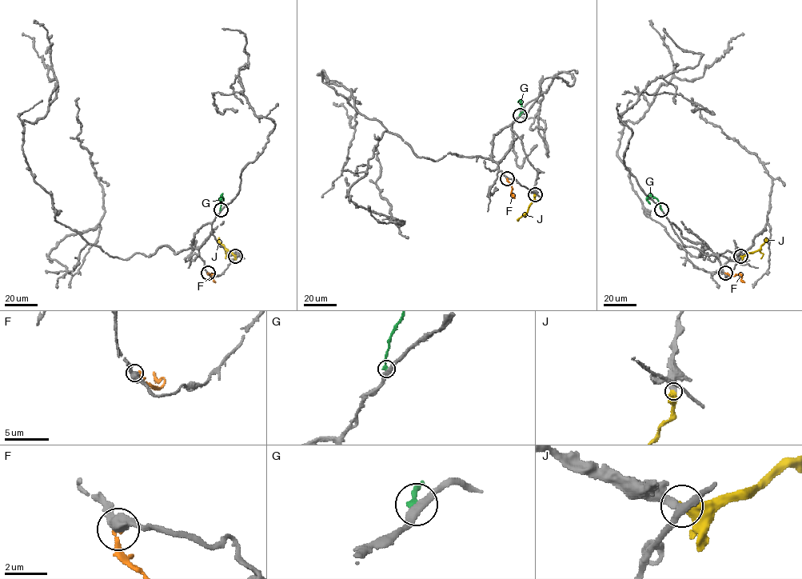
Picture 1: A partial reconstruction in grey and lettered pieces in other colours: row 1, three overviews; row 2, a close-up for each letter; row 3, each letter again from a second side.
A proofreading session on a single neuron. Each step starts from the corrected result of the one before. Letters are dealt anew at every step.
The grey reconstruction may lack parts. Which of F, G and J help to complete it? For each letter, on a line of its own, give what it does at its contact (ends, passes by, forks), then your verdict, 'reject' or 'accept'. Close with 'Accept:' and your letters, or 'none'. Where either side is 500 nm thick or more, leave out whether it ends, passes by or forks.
F: it ends; accept
G: it ends; reject
J: accept
Accept: F, J

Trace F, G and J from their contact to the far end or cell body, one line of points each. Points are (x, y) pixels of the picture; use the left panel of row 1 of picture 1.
F: (208, 273), (211, 276), (213, 274), (215, 282)
G: (221, 209), (223, 199), (221, 195), (221, 204)
J: (235, 256), (225, 248), (218, 237)

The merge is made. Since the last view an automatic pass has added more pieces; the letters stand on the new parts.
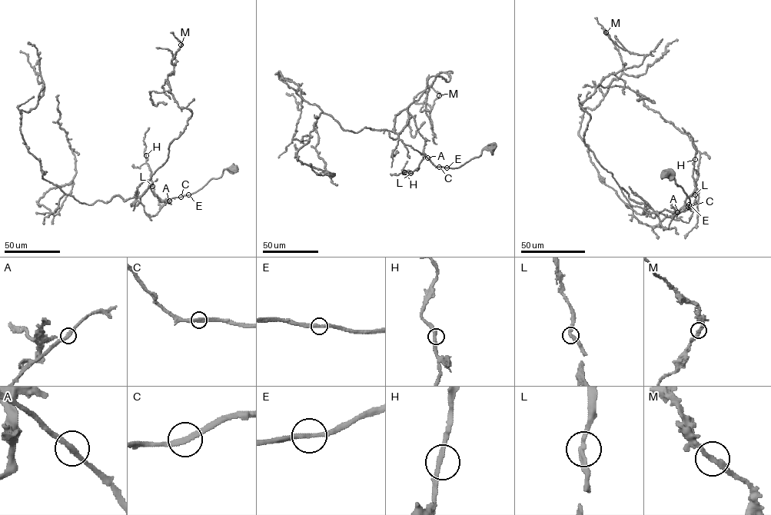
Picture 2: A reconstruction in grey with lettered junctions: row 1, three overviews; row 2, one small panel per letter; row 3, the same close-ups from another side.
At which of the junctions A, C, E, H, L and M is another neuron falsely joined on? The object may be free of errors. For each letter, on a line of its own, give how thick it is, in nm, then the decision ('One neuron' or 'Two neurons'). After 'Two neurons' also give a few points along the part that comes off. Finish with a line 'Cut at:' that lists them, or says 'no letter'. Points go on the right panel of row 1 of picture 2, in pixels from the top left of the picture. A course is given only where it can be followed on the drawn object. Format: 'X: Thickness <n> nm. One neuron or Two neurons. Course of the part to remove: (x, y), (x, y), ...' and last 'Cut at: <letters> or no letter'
A: Thickness 280 nm. One neuron
C: Thickness 320 nm. One neuron
E: Thickness 260 nm. One neuron
H: Thickness 280 nm. One neuron
L: Thickness 280 nm. One neuron
M: Thickness 260 nm. One neuron
Cut at: no letter

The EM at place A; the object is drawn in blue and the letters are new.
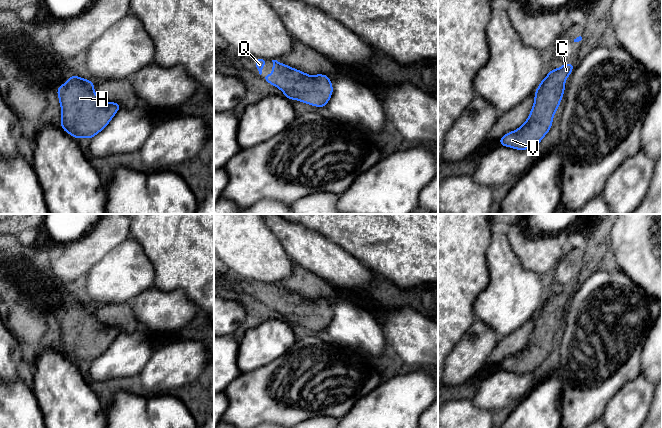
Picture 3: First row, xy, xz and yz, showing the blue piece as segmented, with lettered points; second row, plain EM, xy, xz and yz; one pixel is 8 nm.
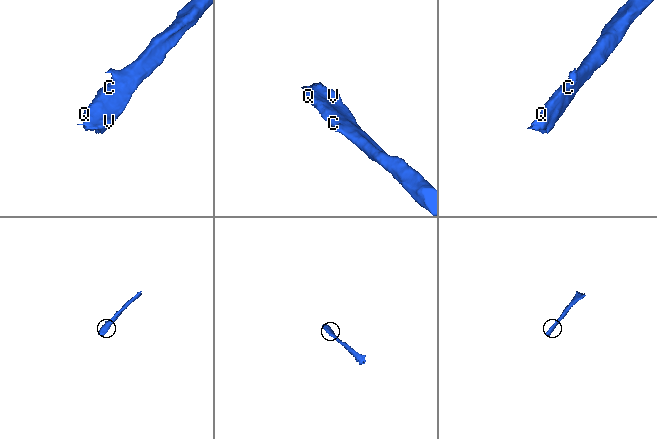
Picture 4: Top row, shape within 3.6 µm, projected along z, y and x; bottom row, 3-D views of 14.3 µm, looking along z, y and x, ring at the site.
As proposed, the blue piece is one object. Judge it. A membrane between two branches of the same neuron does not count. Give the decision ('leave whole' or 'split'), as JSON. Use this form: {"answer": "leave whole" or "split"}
{"answer": "leave whole"}

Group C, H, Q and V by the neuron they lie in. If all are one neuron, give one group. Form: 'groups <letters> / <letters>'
groups C H Q V

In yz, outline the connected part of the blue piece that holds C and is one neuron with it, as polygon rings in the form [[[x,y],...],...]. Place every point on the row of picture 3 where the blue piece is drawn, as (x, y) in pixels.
[[[572,62],[550,70],[534,92],[533,107],[527,120],[516,130],[502,136],[499,145],[516,150],[534,148],[552,128],[552,121],[565,91],[565,82],[574,69]]]

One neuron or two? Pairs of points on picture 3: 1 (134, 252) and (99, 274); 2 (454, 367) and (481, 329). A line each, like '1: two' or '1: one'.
1: one
2: one

